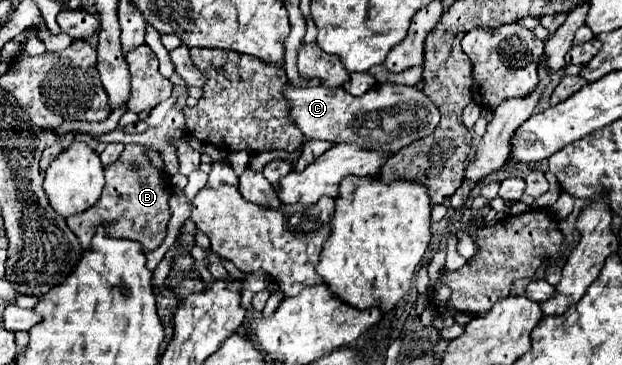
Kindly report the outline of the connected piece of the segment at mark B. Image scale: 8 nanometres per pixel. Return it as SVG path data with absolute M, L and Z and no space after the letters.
M126 144L122 156L114 164L106 166L106 186L100 202L88 208L88 212L72 216L72 220L66 222L78 236L84 252L90 248L90 240L96 234L96 228L104 224L110 238L136 240L142 246L142 252L148 254L156 250L166 238L168 222L172 216L168 206L170 194L172 194L170 180L166 178L164 172L160 172L150 164L146 148L140 148L136 144Z

